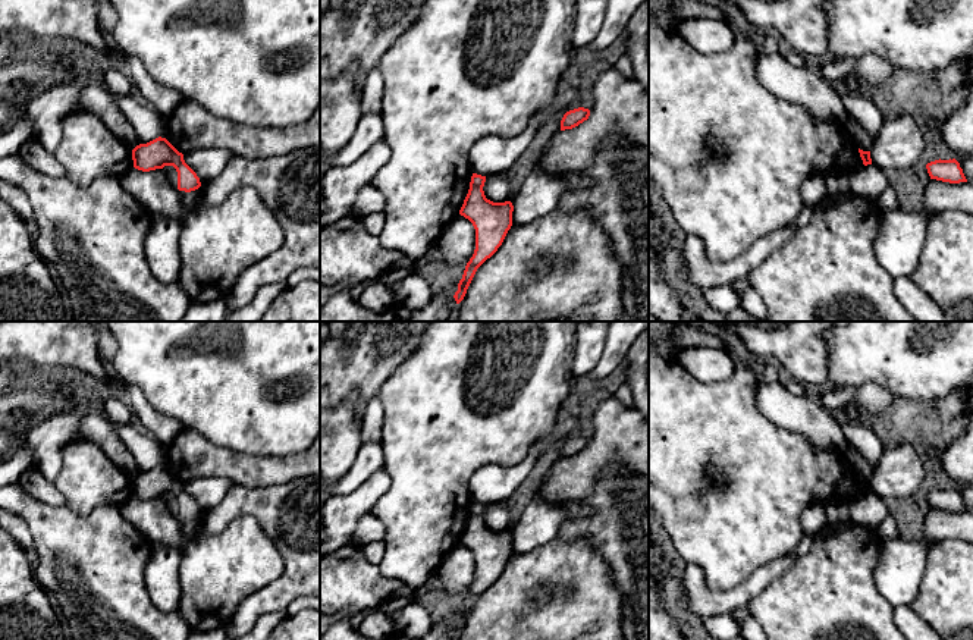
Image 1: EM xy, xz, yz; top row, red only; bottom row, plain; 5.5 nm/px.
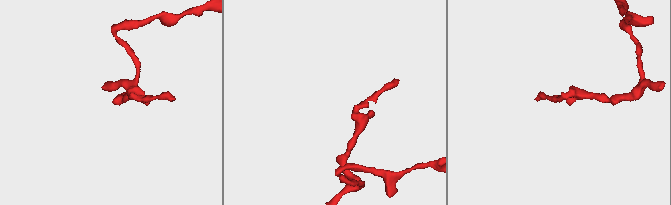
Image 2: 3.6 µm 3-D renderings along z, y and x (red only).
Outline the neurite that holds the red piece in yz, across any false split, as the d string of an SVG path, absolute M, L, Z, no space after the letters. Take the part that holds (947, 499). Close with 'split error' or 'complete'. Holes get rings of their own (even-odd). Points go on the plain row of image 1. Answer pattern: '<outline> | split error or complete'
M955 487L950 489L935 489L926 493L930 508L960 512L967 511L960 492Z | complete

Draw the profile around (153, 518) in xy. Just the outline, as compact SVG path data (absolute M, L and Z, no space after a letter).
M132 496L119 509L151 543L176 546L183 550L191 540L182 531L178 515L170 512L163 498L142 501Z

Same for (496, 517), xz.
M506 501L492 502L486 505L483 515L484 524L493 531L505 531L511 526L509 506Z

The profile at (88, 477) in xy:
M75 439L62 448L62 468L54 480L63 505L79 517L100 505L122 506L134 496L132 479L85 439Z

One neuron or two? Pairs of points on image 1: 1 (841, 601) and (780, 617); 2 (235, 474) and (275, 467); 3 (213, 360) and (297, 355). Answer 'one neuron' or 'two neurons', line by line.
1: one neuron
2: one neuron
3: one neuron

